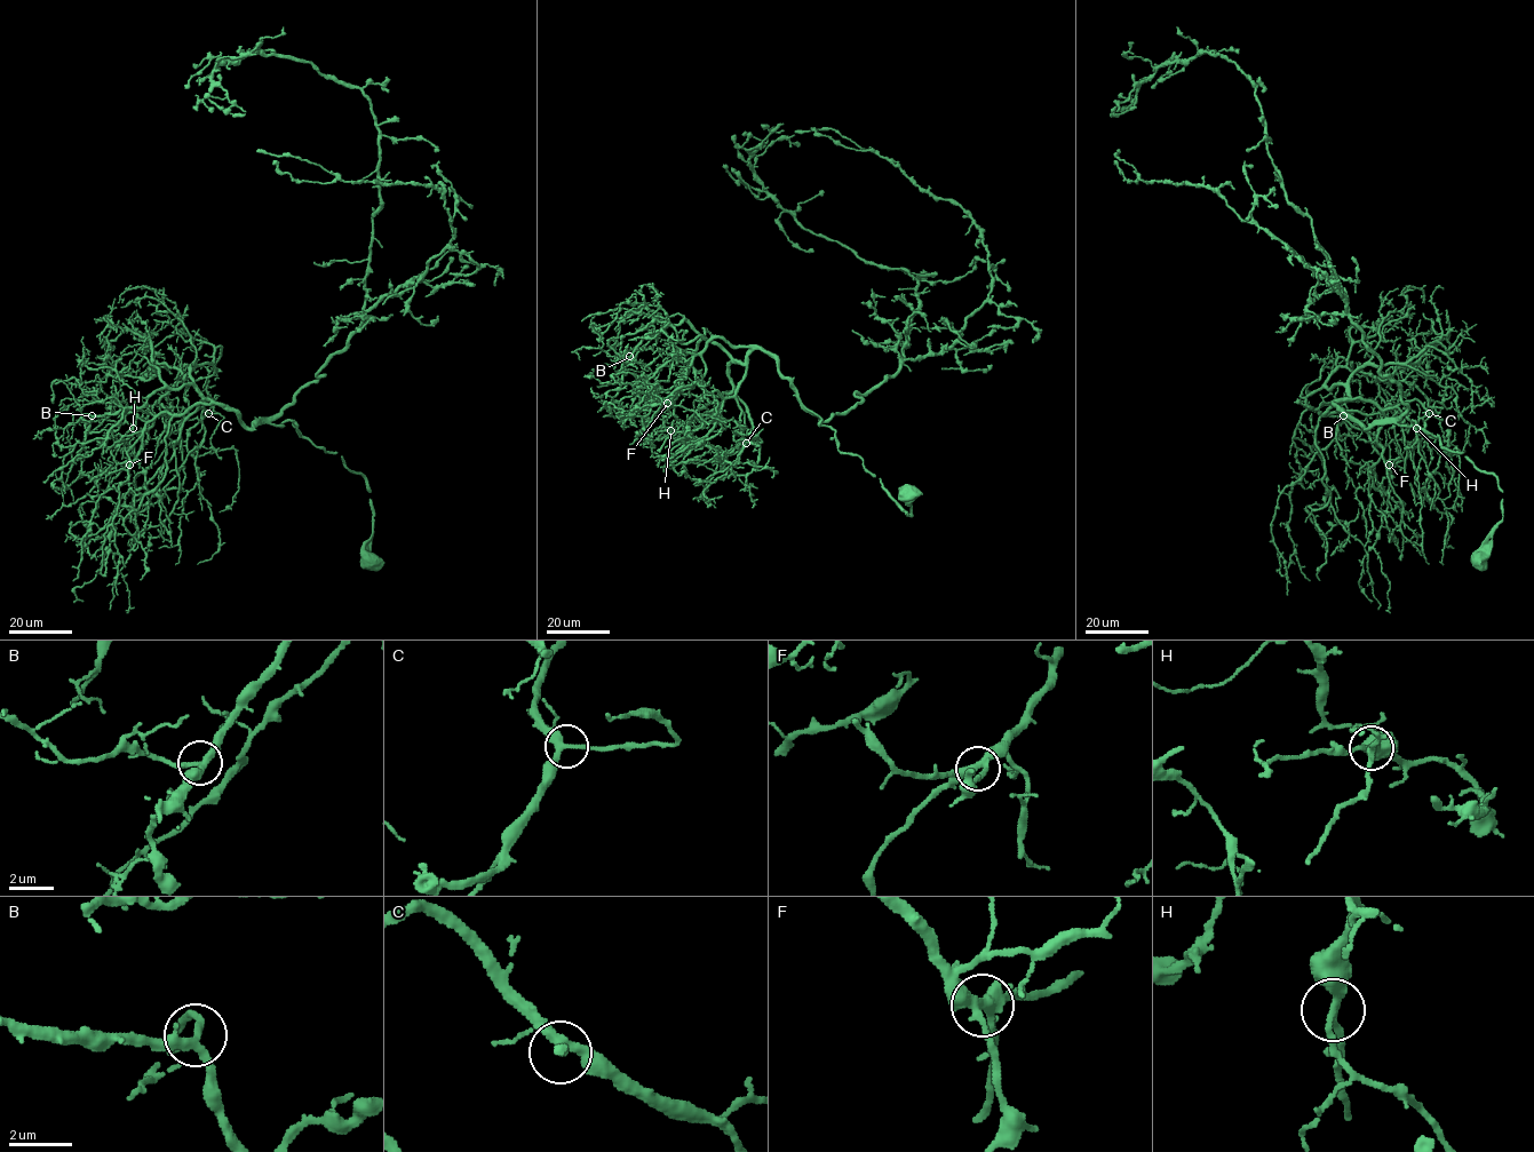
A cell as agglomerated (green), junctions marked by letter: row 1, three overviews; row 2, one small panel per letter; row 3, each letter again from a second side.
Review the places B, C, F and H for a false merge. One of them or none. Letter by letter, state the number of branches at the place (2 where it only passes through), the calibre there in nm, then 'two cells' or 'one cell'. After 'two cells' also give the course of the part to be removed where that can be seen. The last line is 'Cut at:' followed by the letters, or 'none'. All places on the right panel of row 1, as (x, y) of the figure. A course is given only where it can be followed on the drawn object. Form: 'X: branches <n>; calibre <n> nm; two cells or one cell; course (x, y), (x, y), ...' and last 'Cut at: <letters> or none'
B: branches 3; calibre 260 nm; one cell
C: branches 3; calibre 260 nm; one cell
F: branches 3; calibre 320 nm; one cell
H: branches 3; calibre 280 nm; one cell
Cut at: none

